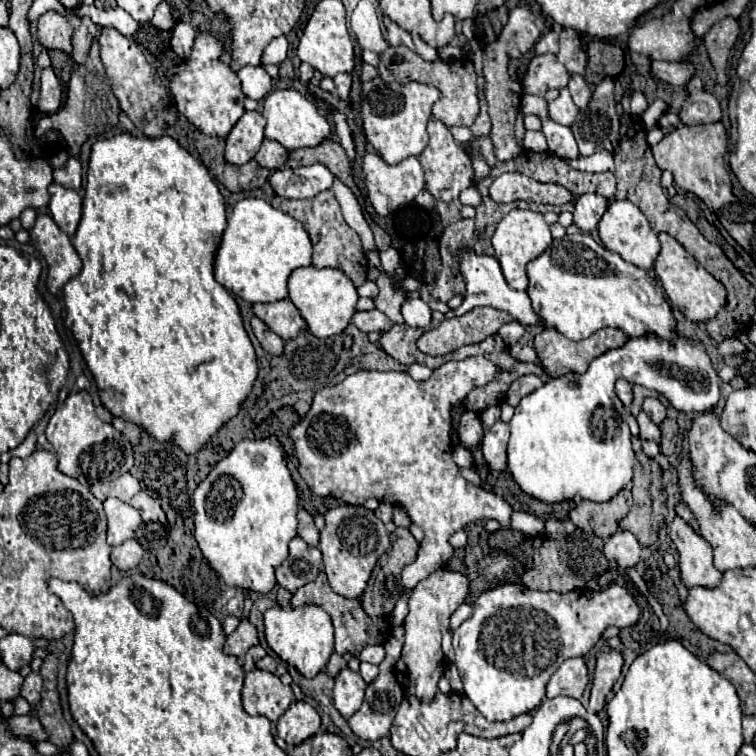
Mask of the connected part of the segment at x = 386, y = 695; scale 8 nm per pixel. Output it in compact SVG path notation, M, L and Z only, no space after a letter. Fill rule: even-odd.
M398 626L398 628L392 630L392 636L390 636L390 638L386 640L386 644L384 644L384 648L386 648L386 658L384 658L384 662L380 664L380 676L378 676L378 680L366 688L366 698L364 698L362 708L348 720L352 732L354 732L358 738L362 738L362 740L374 742L374 740L384 738L384 736L390 734L390 726L392 726L392 722L394 722L398 704L400 704L402 698L404 698L404 690L402 690L402 686L396 682L396 678L394 678L394 674L392 674L394 664L396 664L396 660L398 660L398 656L400 656L402 644L404 644L404 628Z

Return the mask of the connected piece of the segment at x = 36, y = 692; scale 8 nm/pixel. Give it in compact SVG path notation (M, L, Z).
M32 672L32 674L24 680L22 690L20 690L20 696L26 698L30 704L38 704L38 702L40 702L40 696L42 696L42 676Z

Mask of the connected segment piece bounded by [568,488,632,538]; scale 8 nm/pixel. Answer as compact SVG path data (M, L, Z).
M624 488L618 496L602 504L582 500L568 518L584 532L594 532L600 538L608 538L618 530L618 522L628 514L630 498L630 490Z

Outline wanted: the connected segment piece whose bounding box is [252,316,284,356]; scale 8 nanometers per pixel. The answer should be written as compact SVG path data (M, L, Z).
M252 318L252 330L258 338L258 342L262 344L262 348L274 356L282 356L282 348L284 348L284 342L278 334L274 334L260 318Z

